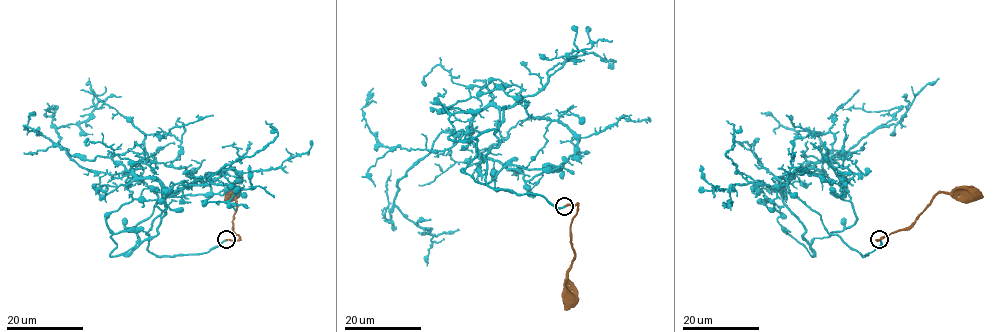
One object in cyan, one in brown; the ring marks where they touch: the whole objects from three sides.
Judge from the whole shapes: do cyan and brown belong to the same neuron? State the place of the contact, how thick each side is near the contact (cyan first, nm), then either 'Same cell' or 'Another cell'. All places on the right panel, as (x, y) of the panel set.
Place: (879, 239). Thickness 240 nm (cyan) against 280 nm. Same cell

